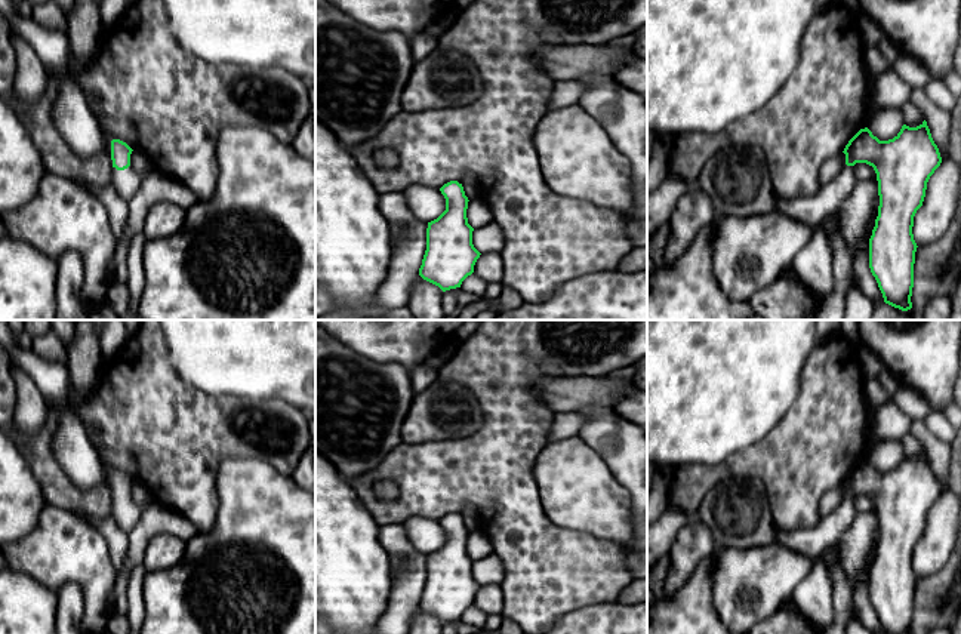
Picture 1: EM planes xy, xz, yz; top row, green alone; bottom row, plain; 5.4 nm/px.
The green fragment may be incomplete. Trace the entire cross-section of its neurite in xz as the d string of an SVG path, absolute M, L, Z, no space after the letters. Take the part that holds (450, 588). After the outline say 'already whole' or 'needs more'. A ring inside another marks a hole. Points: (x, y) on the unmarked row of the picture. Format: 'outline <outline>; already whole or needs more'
outline M450 513L440 520L446 542L426 560L426 582L419 607L443 624L461 619L474 604L480 584L472 576L474 560L468 555L468 529L462 515Z; already whole

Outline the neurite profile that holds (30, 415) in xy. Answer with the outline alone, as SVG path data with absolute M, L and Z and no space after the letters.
M15 361L10 370L16 385L12 424L25 436L31 436L44 425L49 407L33 379Z

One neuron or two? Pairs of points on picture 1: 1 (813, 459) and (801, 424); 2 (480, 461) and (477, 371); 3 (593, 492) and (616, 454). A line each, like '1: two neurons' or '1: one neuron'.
1: one neuron
2: one neuron
3: two neurons

